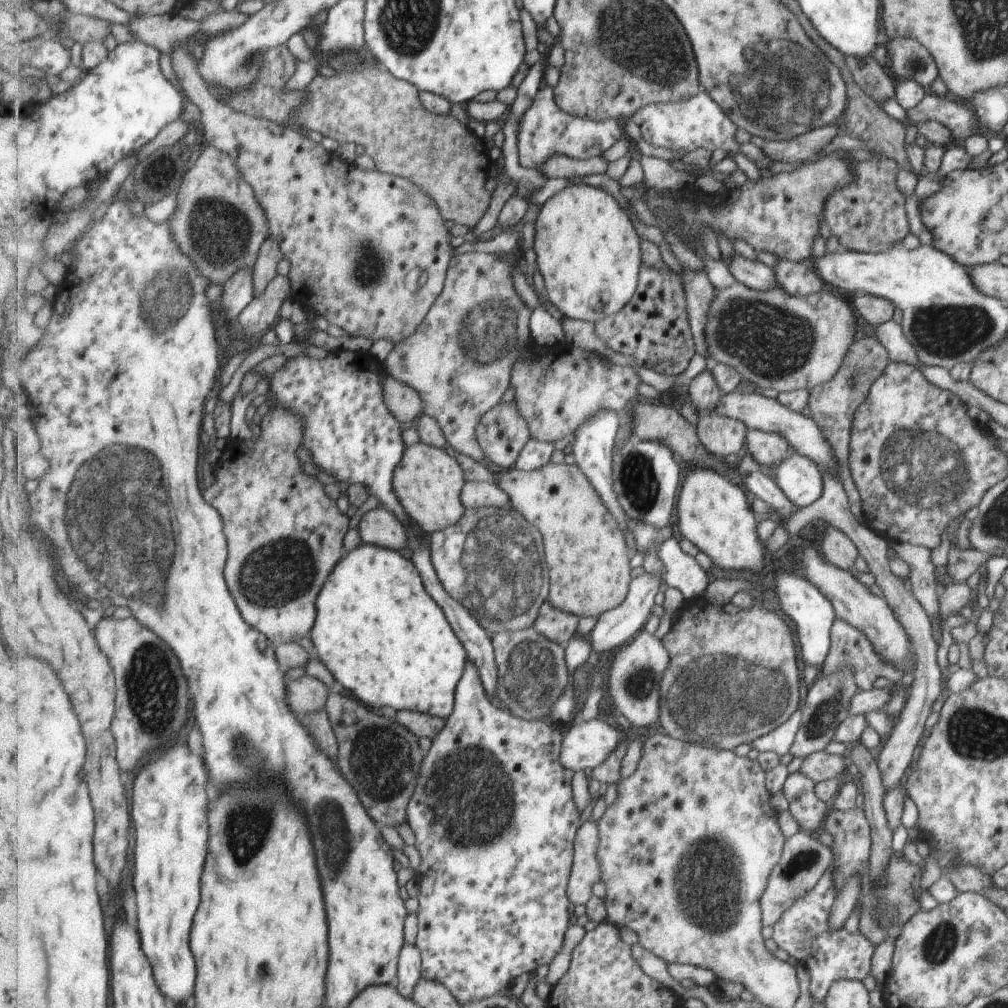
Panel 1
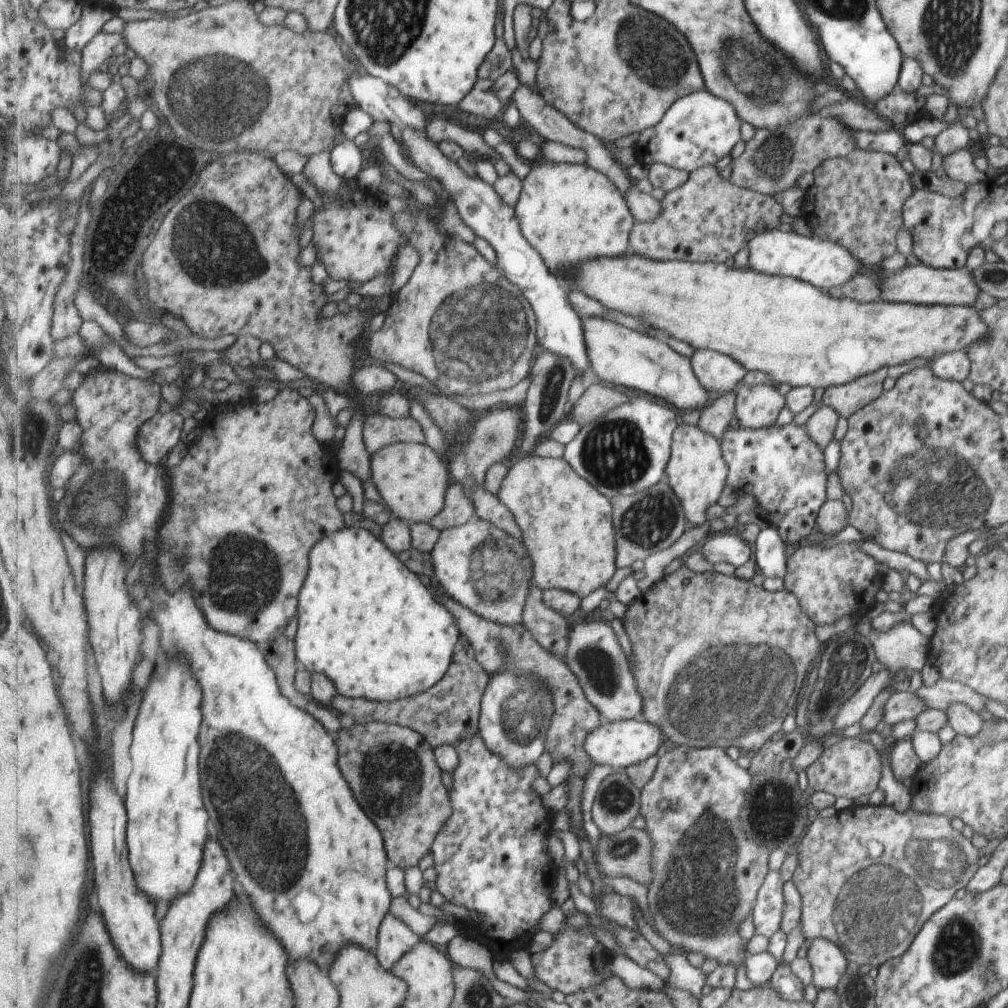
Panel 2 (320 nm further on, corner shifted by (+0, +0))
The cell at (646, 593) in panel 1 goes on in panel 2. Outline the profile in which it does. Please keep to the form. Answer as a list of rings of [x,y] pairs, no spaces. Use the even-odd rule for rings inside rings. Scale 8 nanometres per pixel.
[[[736,532],[705,537],[698,550],[703,559],[711,565],[725,562],[735,568],[745,564],[753,551]]]

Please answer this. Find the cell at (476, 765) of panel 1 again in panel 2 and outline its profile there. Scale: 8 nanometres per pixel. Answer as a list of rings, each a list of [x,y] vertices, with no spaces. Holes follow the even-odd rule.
[[[480,731],[457,742],[456,750],[459,754],[459,766],[452,773],[448,792],[452,798],[453,814],[445,822],[444,830],[441,830],[431,849],[437,872],[437,891],[448,904],[463,906],[477,913],[478,919],[469,921],[468,924],[473,934],[481,934],[480,929],[473,930],[473,925],[478,923],[477,927],[485,925],[489,928],[486,933],[490,933],[490,936],[505,937],[509,942],[515,942],[515,938],[525,938],[527,934],[533,936],[539,932],[536,926],[541,916],[551,910],[551,890],[547,892],[547,878],[551,876],[551,854],[547,856],[545,846],[545,836],[547,828],[551,828],[551,822],[547,822],[549,812],[545,803],[544,806],[541,804],[542,796],[533,791],[533,782],[539,777],[537,766],[509,766],[504,755],[489,750]],[[533,862],[539,862],[543,868],[531,866]]]

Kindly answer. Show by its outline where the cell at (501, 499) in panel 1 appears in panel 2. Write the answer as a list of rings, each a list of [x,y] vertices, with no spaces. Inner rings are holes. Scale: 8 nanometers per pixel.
[[[452,482],[445,498],[445,508],[431,520],[430,524],[439,531],[463,526],[477,517],[472,498],[467,498],[463,484]]]

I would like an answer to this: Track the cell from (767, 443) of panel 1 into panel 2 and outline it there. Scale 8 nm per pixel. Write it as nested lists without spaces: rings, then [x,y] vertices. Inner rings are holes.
[[[774,384],[770,385],[755,385],[755,386],[741,386],[738,385],[733,391],[735,396],[734,417],[737,419],[739,426],[745,428],[767,428],[771,426],[777,419],[781,410],[785,410],[787,403],[781,394],[777,392]]]

